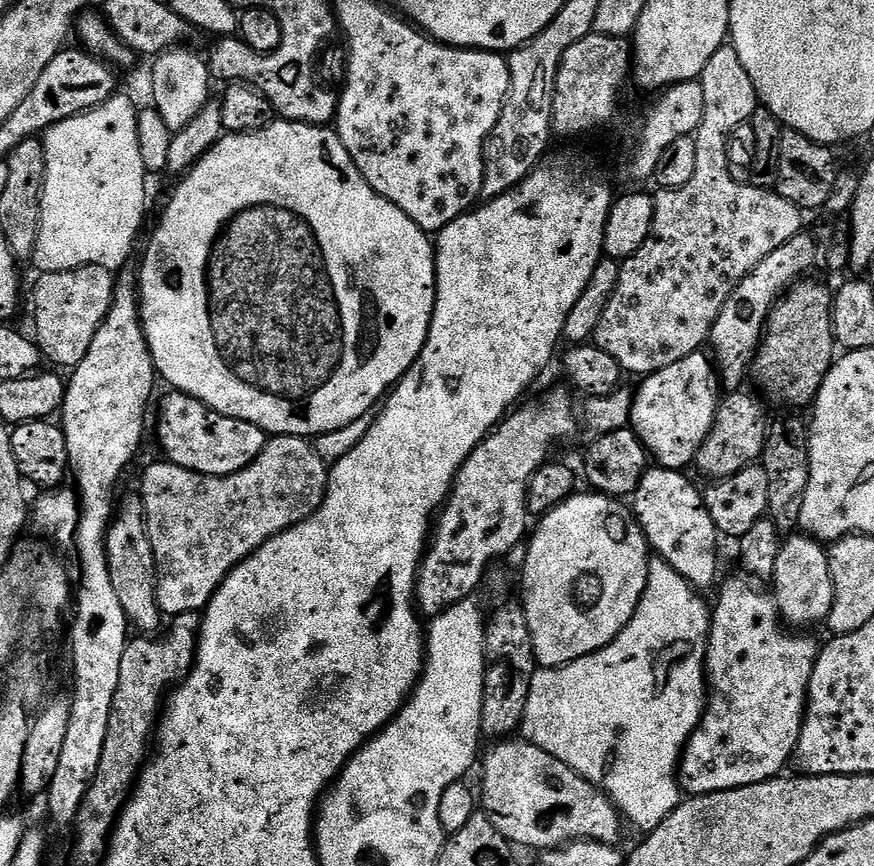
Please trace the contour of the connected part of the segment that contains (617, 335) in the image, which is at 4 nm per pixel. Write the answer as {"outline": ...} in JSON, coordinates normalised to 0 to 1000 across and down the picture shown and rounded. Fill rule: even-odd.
{"outline":[[[835,53],[817,58],[817,67],[808,72],[808,81],[803,81],[800,94],[808,124],[803,145],[799,145],[794,158],[799,173],[794,201],[785,215],[749,223],[744,270],[730,290],[711,304],[707,330],[698,344],[698,353],[693,353],[693,363],[689,363],[689,372],[684,372],[680,389],[683,402],[698,409],[715,431],[724,430],[728,436],[771,423],[771,418],[780,418],[780,413],[802,405],[810,397],[810,387],[831,344],[840,339],[840,330],[844,330],[872,298],[886,293],[890,284],[899,284],[899,279],[921,262],[921,246],[908,238],[908,233],[899,233],[899,229],[881,217],[865,217],[859,210],[846,212],[833,195],[831,164],[838,151],[859,140],[867,124],[863,95],[858,95],[858,85],[854,85],[844,58]]]}

